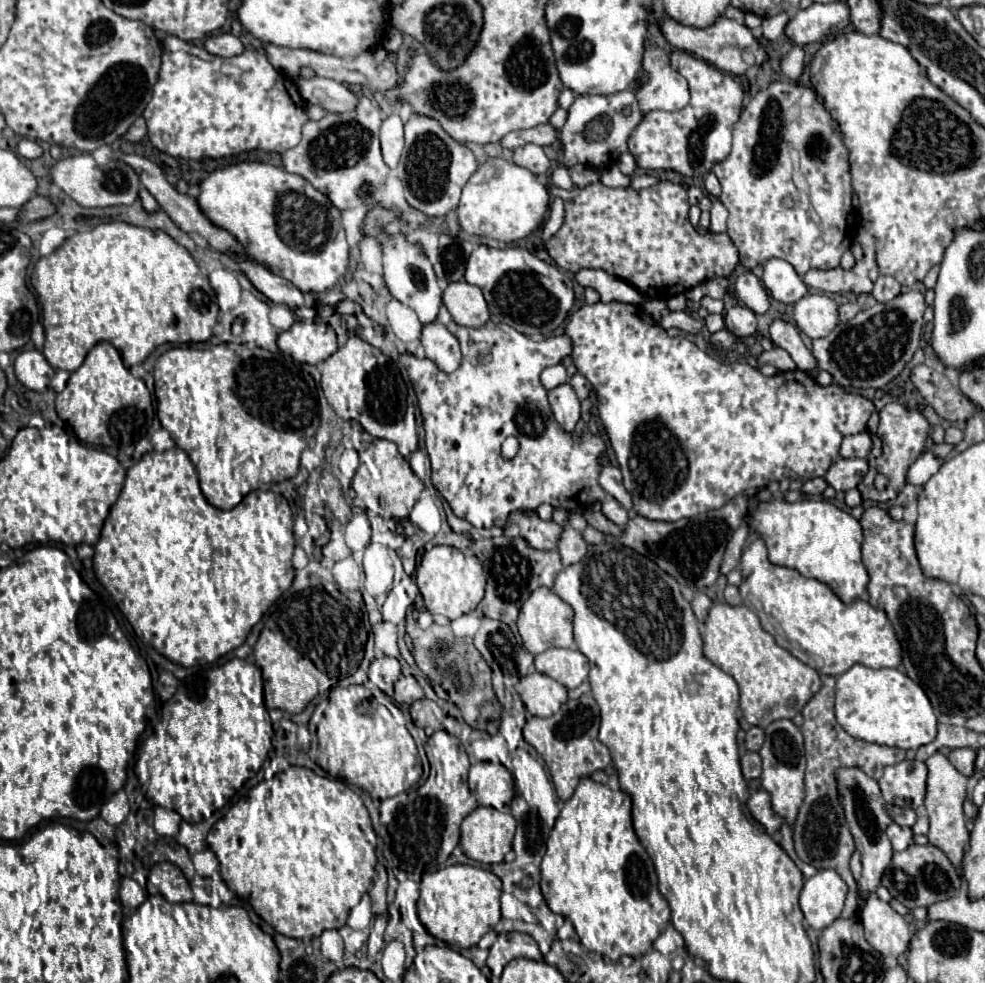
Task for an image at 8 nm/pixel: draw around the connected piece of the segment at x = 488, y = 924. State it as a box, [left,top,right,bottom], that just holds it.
[417,864,501,948]

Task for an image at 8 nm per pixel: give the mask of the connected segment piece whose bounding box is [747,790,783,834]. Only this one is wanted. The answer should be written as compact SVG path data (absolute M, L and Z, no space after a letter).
M757 790L751 794L751 798L747 800L747 808L753 814L753 818L765 826L767 834L775 834L779 832L783 818L777 816L771 808L771 796L765 790Z

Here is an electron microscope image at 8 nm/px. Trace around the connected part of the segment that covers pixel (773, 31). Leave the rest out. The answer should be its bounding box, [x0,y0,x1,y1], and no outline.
[763,12,789,40]

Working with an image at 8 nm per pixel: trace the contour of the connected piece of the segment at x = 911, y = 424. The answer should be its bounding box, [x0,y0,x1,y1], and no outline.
[857,402,929,502]

